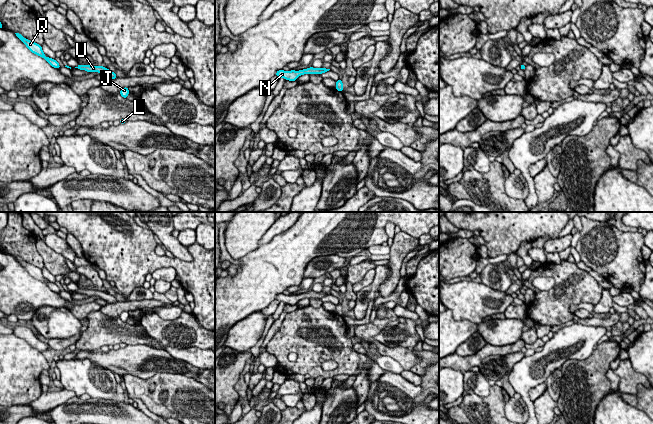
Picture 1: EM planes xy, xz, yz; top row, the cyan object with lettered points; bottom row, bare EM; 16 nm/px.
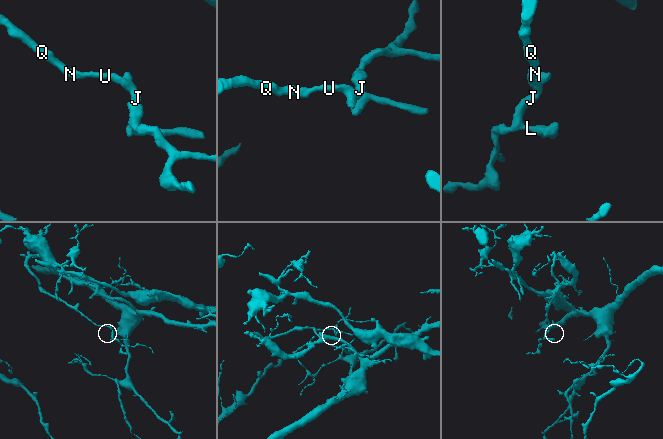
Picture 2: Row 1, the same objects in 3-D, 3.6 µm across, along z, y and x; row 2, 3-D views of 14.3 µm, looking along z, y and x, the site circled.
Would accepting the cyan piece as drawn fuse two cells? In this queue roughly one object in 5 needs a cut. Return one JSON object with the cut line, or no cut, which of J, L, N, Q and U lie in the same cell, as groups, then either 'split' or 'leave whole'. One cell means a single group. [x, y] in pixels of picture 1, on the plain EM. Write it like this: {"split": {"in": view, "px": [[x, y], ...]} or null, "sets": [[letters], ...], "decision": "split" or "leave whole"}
{"split": null, "sets": [["J", "L", "N", "Q", "U"]], "decision": "leave whole"}

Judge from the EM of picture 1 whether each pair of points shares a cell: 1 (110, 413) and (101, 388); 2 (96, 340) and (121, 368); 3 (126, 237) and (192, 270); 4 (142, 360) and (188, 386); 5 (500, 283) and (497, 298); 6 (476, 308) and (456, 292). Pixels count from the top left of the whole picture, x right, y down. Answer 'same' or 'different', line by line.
1: different
2: different
3: same
4: different
5: different
6: same

